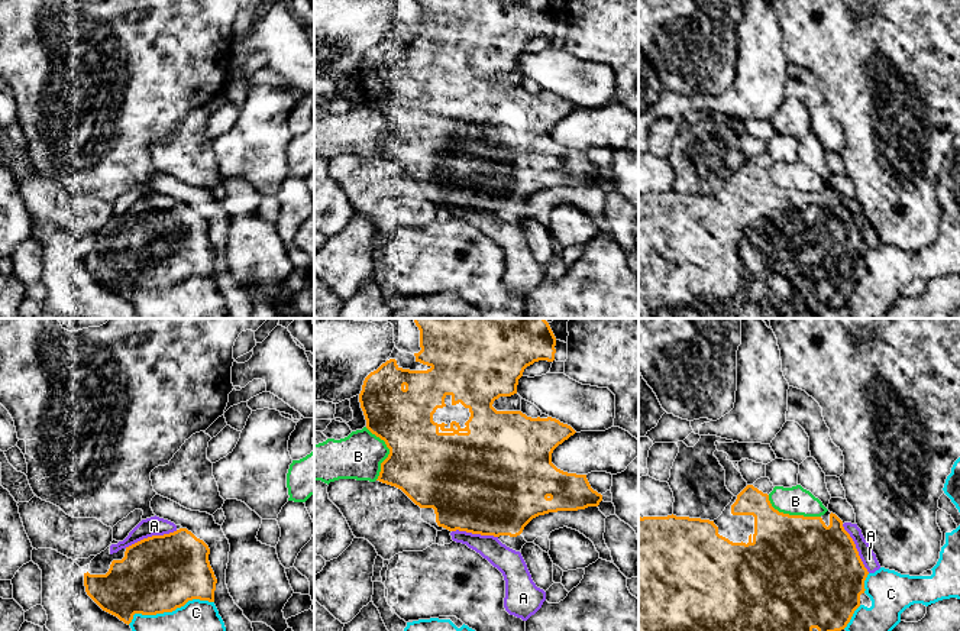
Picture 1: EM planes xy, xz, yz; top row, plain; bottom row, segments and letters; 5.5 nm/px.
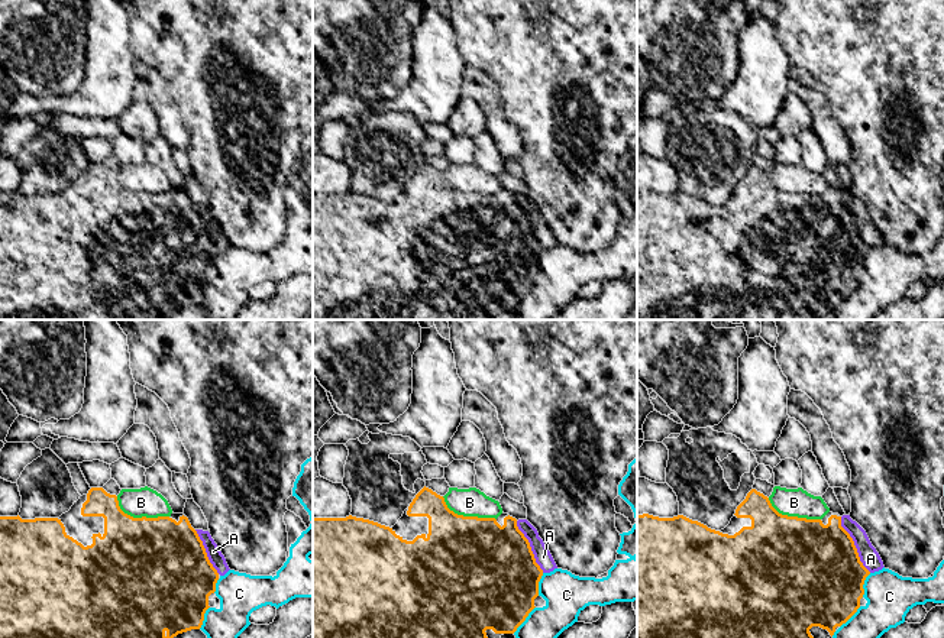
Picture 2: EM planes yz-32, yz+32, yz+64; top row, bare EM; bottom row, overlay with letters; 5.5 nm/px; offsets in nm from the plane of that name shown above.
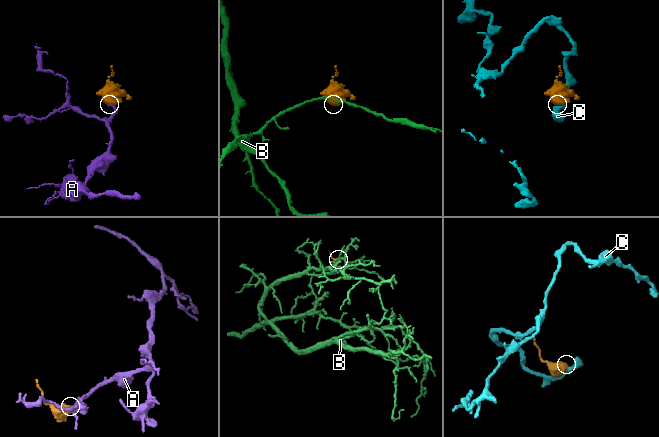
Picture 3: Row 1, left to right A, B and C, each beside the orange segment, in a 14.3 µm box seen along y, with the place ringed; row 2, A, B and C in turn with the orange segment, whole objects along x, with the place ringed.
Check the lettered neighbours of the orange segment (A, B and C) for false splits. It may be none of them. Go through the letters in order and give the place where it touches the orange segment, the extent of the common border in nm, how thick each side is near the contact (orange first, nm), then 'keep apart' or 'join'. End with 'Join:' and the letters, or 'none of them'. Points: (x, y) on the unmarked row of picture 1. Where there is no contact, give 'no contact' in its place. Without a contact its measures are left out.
A: xy (152, 212) | 320 nm | 420/110 nm | join
B: yz (791, 191) | 320 nm | 500/160 nm | keep apart
C: xy (168, 287) | 500 nm | 420/400 nm | keep apart
Join: A

